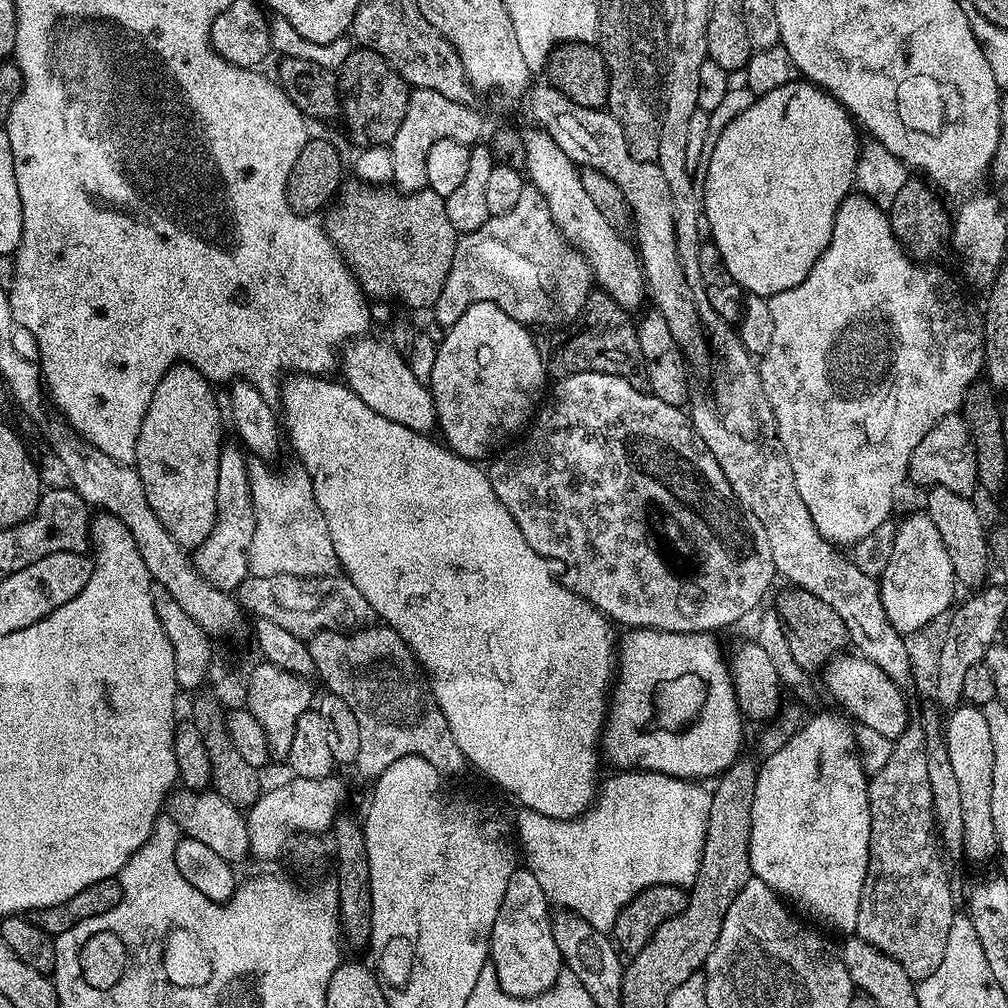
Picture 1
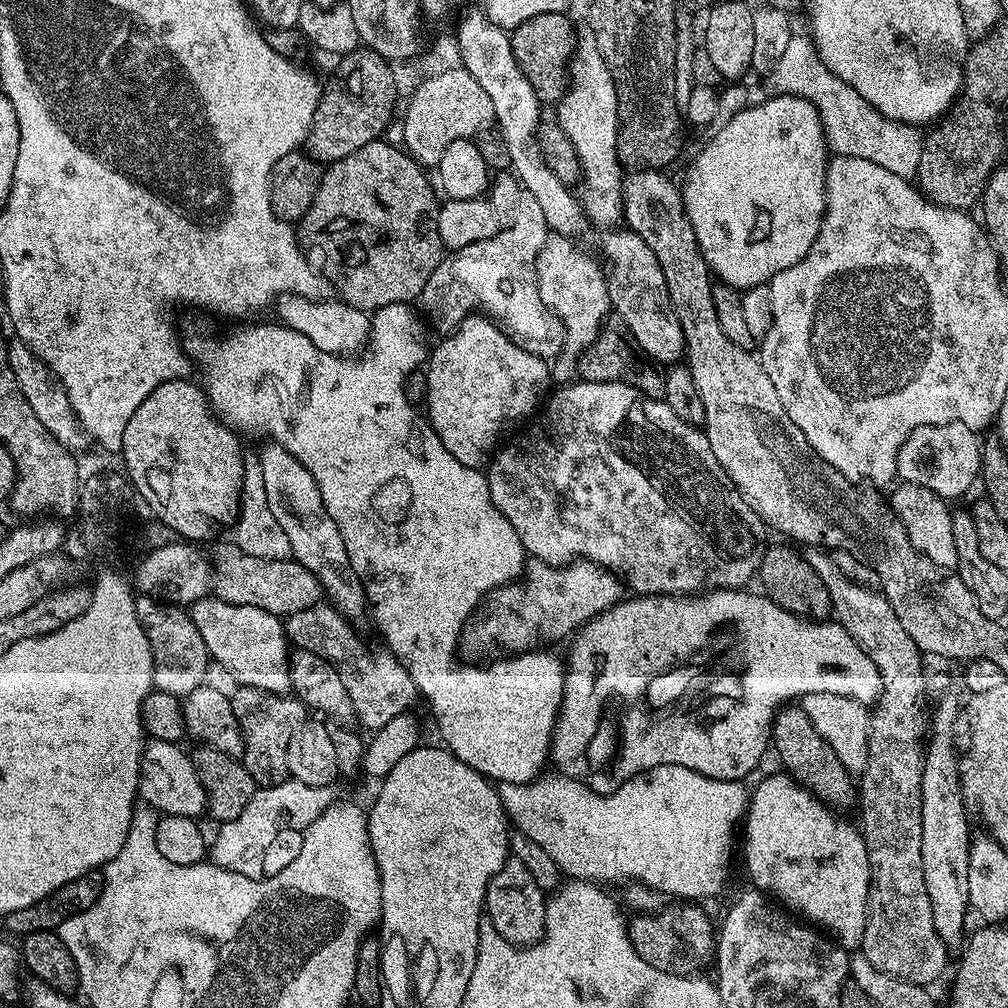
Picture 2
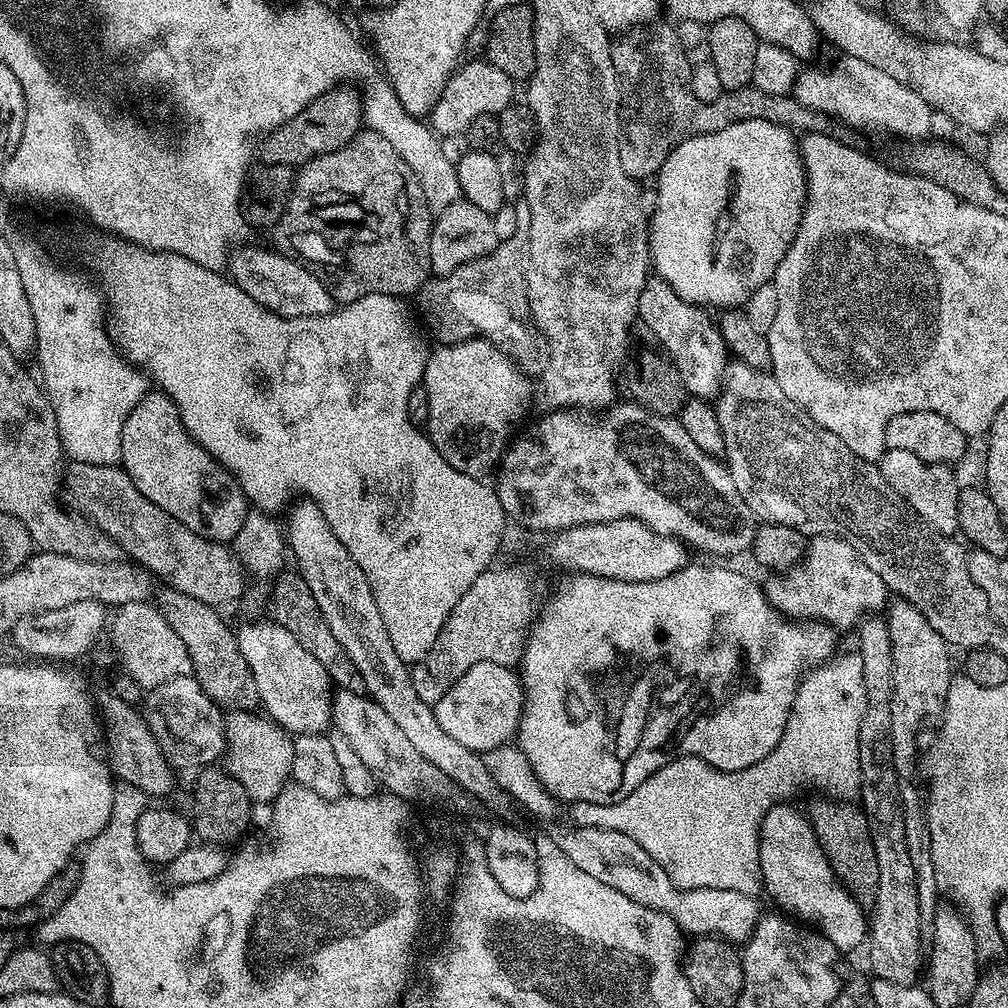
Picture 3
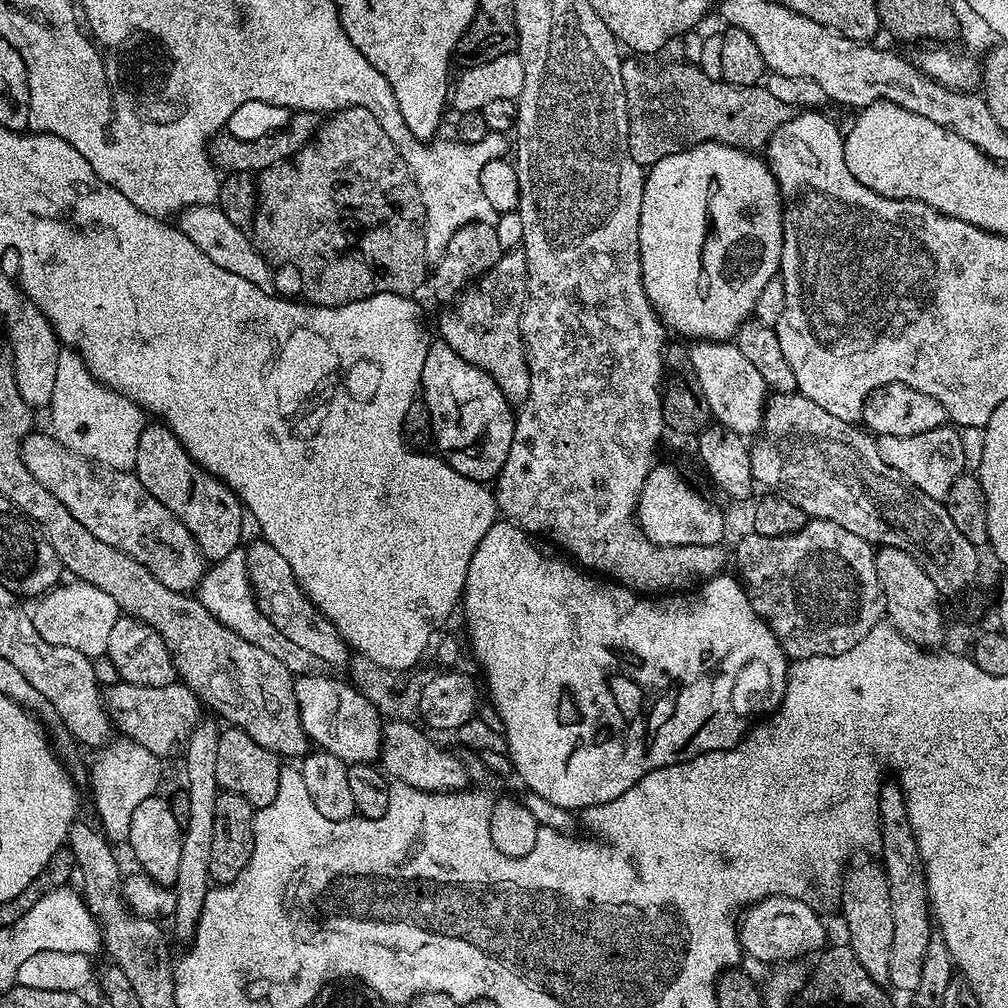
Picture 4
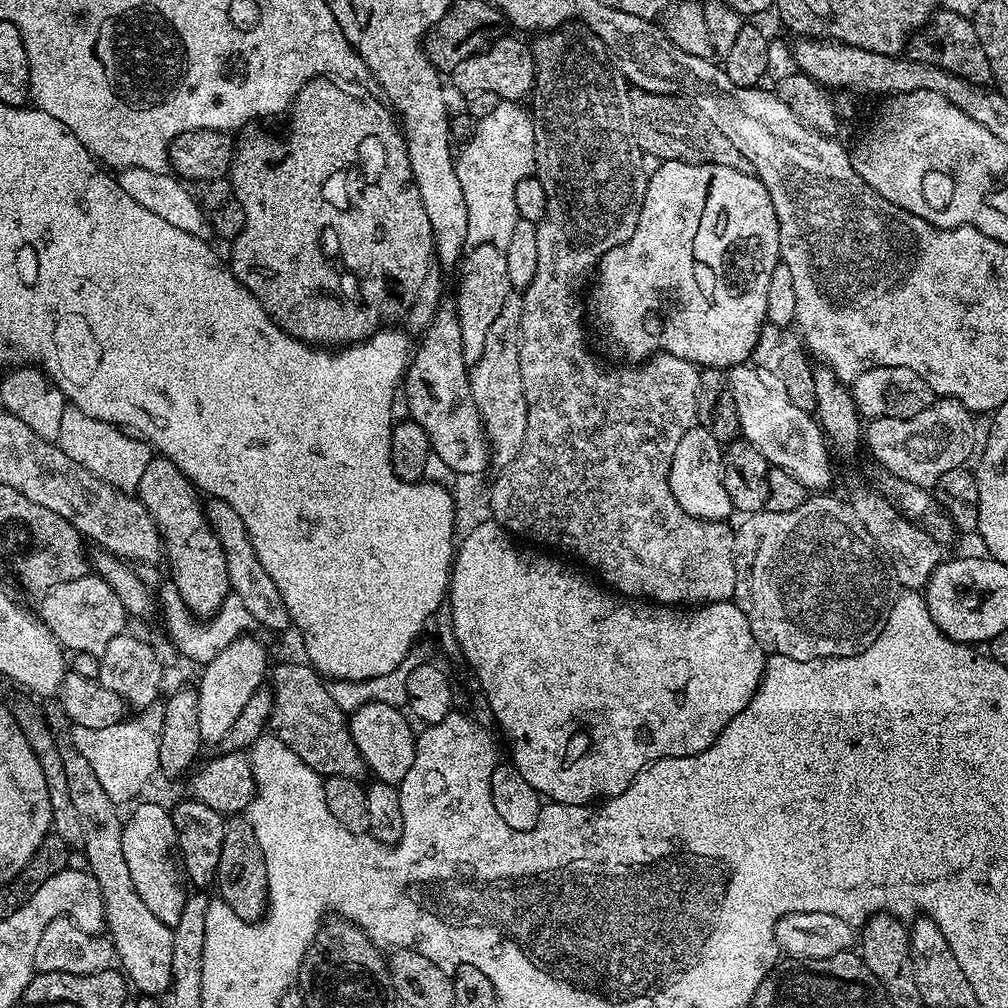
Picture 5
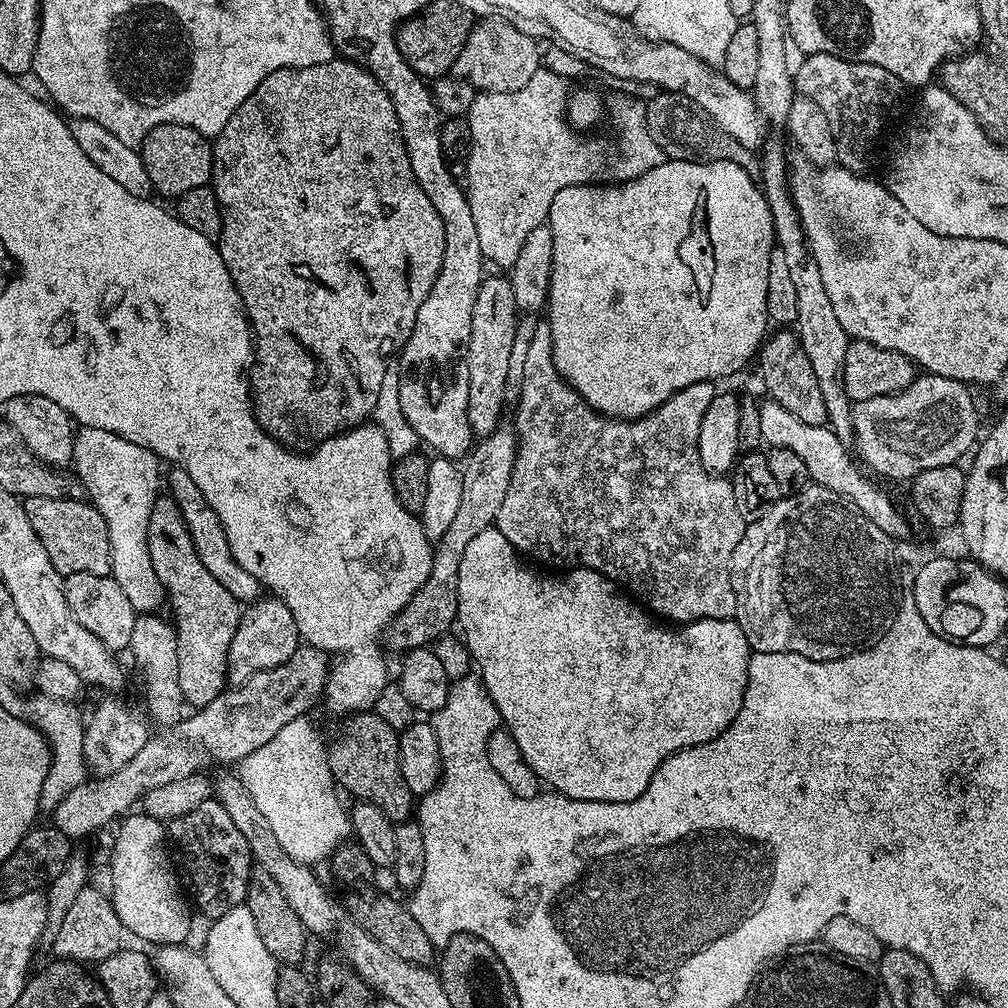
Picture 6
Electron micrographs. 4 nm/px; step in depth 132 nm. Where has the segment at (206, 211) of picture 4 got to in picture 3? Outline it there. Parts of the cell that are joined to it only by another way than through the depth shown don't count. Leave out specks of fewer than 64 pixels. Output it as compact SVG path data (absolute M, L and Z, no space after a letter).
M240 246L229 255L226 265L230 279L235 282L254 302L266 306L266 310L280 316L302 318L303 316L325 316L334 310L330 290L322 286L317 276L298 260L291 260L281 252L268 248Z

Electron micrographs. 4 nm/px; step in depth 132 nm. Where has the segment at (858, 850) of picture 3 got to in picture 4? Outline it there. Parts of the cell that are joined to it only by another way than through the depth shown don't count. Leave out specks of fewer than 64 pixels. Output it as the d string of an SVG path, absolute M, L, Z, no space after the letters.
M864 860L861 864L853 863L842 877L842 891L839 893L840 904L844 907L844 924L848 927L847 943L854 950L858 962L862 962L862 970L874 978L881 986L887 985L890 974L890 946L894 946L894 914L890 910L890 890L883 867L872 860Z

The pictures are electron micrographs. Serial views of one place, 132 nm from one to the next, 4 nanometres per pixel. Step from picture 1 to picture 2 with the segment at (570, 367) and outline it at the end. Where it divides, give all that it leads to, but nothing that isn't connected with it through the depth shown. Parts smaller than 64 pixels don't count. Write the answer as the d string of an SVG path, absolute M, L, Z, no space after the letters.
M609 315L591 345L576 361L575 375L586 382L618 382L637 388L643 396L658 400L664 394L664 378L661 369L641 352L638 342L620 317Z

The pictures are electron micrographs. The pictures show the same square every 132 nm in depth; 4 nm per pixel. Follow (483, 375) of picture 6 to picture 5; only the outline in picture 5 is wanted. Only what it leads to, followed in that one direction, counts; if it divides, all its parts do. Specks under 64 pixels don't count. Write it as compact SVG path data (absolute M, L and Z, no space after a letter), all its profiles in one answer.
M477 244L467 249L466 255L458 265L460 281L456 284L456 304L454 315L458 318L460 337L462 338L462 354L465 364L471 366L482 358L482 350L486 350L486 334L494 318L498 318L502 306L506 306L506 298L513 295L510 274L506 274L506 254L503 248L493 244Z

